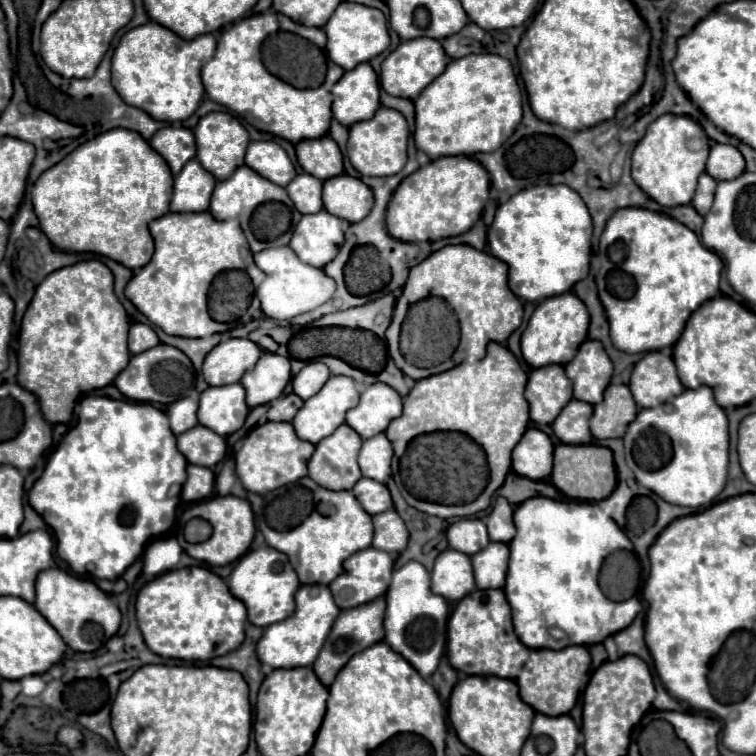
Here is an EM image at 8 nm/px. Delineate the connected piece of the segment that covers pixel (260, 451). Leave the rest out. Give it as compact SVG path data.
M265 422L249 432L243 446L237 450L237 476L245 490L265 494L287 482L295 482L307 476L307 460L311 458L315 446L311 442L301 440L295 434L291 422Z

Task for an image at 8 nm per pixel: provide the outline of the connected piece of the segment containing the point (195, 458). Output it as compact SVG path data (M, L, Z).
M201 424L179 434L177 446L189 464L207 466L207 468L217 466L223 460L225 450L227 450L225 438L215 434L211 428L201 426Z

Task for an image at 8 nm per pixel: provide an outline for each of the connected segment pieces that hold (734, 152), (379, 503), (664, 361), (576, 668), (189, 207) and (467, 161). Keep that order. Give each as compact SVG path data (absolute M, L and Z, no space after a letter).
M713 144L709 160L707 160L707 174L719 180L733 180L745 170L743 154L731 144Z
M361 478L353 486L353 494L361 502L363 510L371 516L393 508L393 500L391 500L391 494L389 494L387 486L381 484L381 482L375 482L371 478Z
M663 352L645 354L631 372L629 390L639 408L653 408L683 392L671 356Z
M567 646L563 650L531 650L529 660L525 662L517 678L521 698L535 712L547 716L569 714L579 694L585 690L589 682L589 666L591 666L591 656L585 646Z
M193 158L175 176L171 212L205 212L217 180Z
M443 156L407 176L387 206L387 228L401 242L423 242L459 236L481 216L483 202L489 198L489 174L473 158Z

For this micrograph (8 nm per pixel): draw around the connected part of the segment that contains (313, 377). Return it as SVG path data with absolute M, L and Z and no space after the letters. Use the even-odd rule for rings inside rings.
M307 362L307 366L293 378L293 392L307 400L321 390L321 386L331 376L331 370L323 362Z

